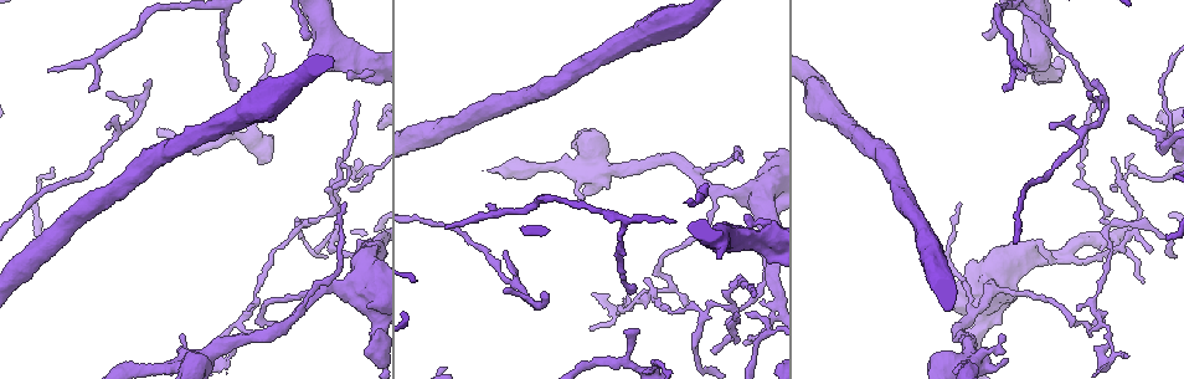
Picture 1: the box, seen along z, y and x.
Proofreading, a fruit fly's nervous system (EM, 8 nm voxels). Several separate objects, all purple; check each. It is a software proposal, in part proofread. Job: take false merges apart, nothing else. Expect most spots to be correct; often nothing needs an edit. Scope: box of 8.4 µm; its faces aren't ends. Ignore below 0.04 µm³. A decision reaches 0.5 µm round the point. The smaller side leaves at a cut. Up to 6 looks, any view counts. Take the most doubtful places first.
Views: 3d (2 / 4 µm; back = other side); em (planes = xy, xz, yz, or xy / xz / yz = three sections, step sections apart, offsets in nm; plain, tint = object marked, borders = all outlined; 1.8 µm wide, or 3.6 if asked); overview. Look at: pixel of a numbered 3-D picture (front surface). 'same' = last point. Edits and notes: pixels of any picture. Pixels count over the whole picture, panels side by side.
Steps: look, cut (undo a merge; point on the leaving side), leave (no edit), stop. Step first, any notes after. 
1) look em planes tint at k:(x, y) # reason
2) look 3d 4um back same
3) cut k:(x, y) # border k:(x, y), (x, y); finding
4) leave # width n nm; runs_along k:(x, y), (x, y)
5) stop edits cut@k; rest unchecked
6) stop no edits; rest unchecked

look 3d 2um at 1:(990, 288) # three arms meet

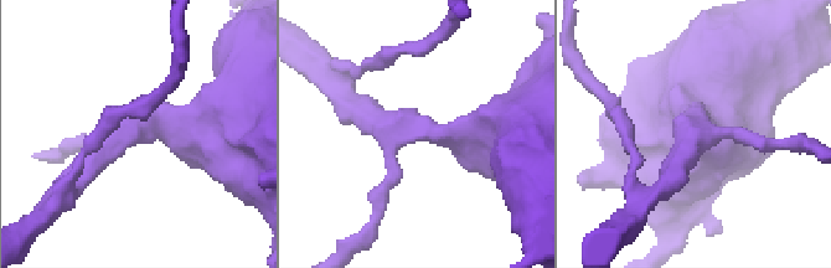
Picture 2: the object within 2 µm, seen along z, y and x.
look em 3.6um planes plain at 2:(395, 129) # shape alone is not enough

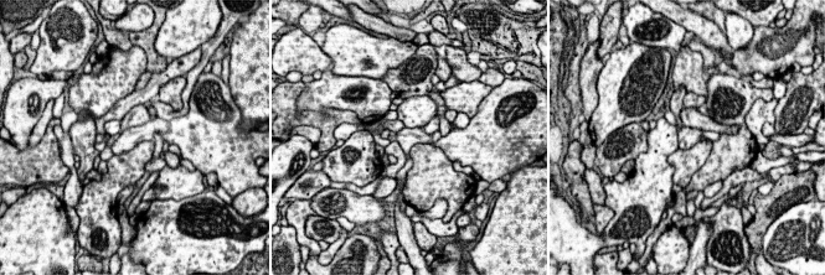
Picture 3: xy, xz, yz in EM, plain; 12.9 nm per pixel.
look em 3.6um planes borders same

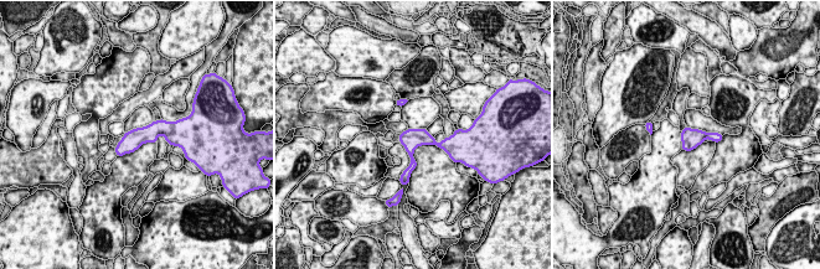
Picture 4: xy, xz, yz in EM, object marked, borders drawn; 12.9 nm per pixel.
leave # width 260 nm; continuous, no second neuron

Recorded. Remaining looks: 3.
look em xy step 4 tint at 1:(1066, 254) # calibre changes

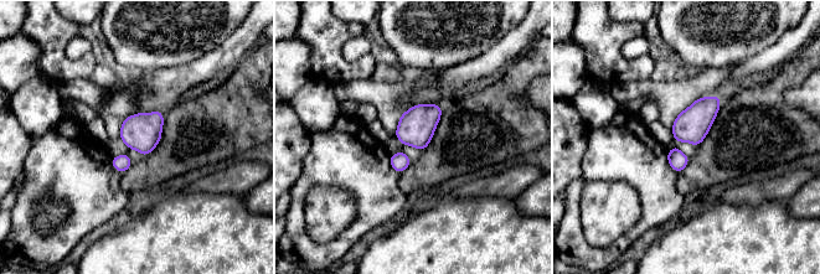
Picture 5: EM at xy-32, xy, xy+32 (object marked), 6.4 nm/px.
look em planes tint same # another direction

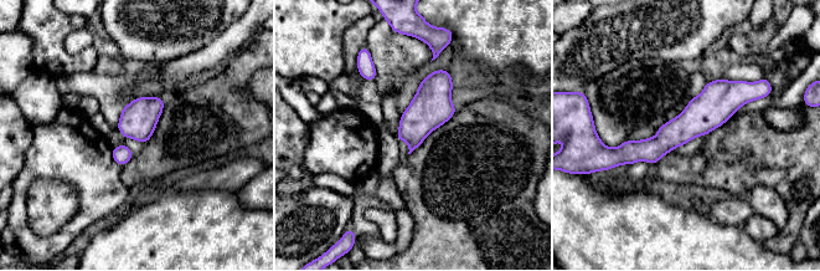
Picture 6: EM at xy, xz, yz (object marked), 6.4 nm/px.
leave # runs_along 6:(756, 96), (619, 151); continuous, no second neuron

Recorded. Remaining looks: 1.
stop no edits; rest unchecked

